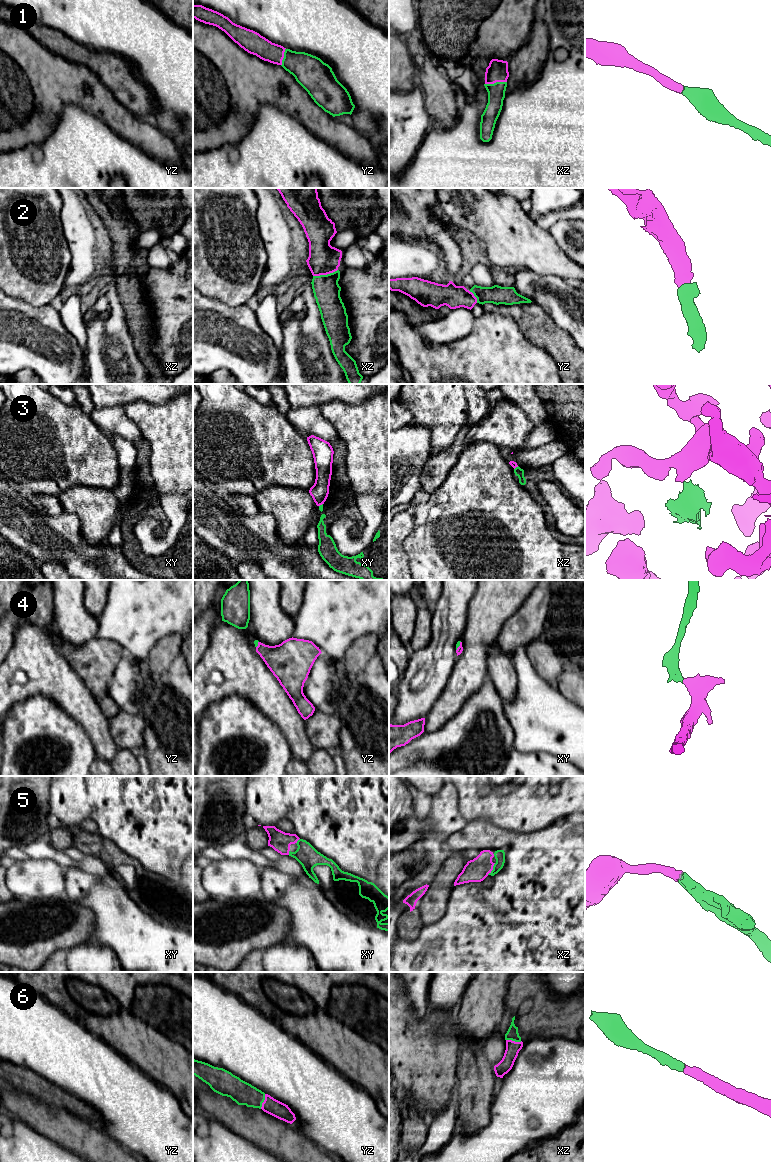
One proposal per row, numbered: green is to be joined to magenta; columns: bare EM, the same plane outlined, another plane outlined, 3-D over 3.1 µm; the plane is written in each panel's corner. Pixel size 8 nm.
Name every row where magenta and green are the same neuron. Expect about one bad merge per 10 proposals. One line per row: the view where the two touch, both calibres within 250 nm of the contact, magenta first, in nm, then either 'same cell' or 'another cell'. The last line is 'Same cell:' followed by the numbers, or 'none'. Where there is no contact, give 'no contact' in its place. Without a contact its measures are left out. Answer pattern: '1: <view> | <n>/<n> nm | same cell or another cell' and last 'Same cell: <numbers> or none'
1: xz | 170/140 nm | same cell
2: xz | 240/220 nm | same cell
3: xz | 50/70 nm | another cell
4: xy | 50/30 nm | same cell
5: xz | 190/80 nm | same cell
6: xz | 110/100 nm | same cell
Same cell: 1, 2, 4, 5, 6

